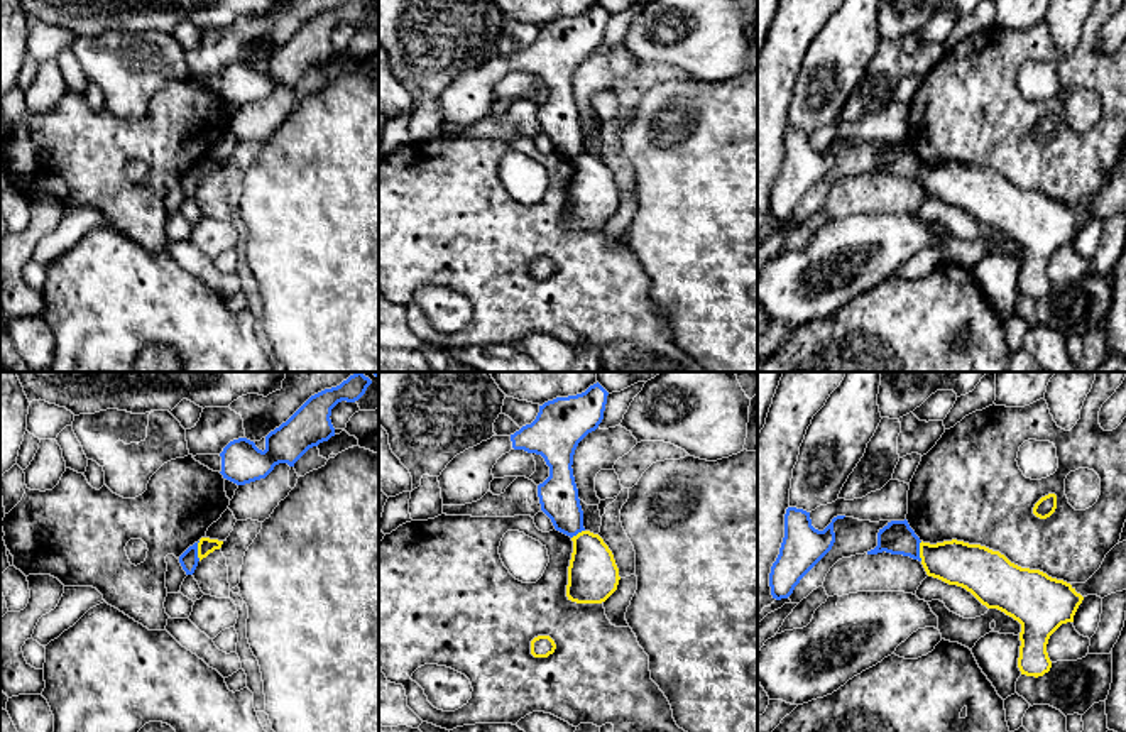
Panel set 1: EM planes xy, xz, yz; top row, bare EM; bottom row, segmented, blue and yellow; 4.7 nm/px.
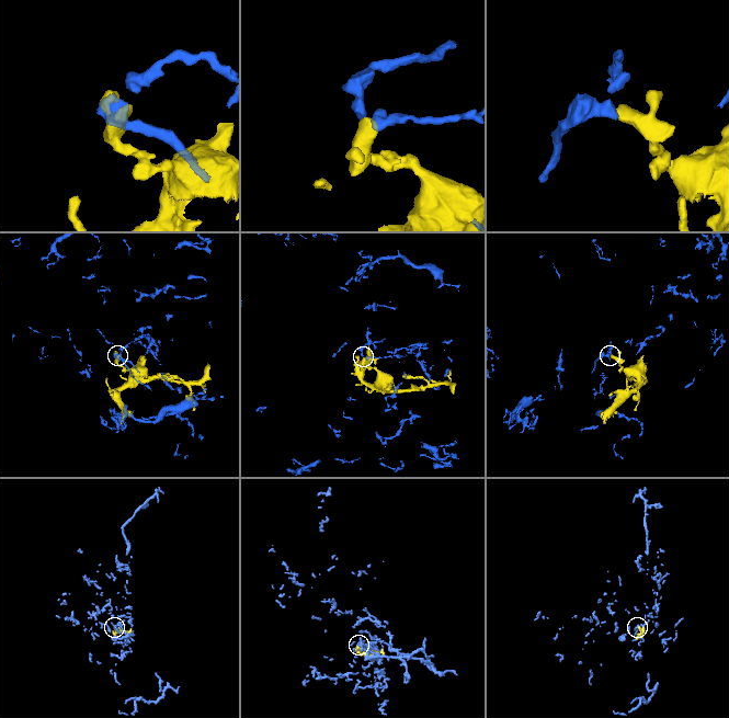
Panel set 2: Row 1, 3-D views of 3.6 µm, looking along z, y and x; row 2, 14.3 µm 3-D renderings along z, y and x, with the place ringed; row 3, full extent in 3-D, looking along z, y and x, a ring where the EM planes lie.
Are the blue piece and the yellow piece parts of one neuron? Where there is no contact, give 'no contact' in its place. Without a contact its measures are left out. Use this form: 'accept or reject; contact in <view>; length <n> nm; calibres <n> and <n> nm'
reject; contact in xy; length 100 nm; calibres 90 and 80 nm

